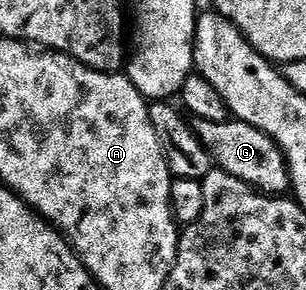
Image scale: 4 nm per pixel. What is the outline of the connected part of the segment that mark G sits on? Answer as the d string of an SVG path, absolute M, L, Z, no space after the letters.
M195 119L191 122L191 129L196 133L201 147L208 152L215 168L234 175L234 179L242 179L242 183L251 185L261 193L284 195L289 192L288 161L274 139L270 139L270 135L258 127L235 119L222 123L206 123L206 119Z

